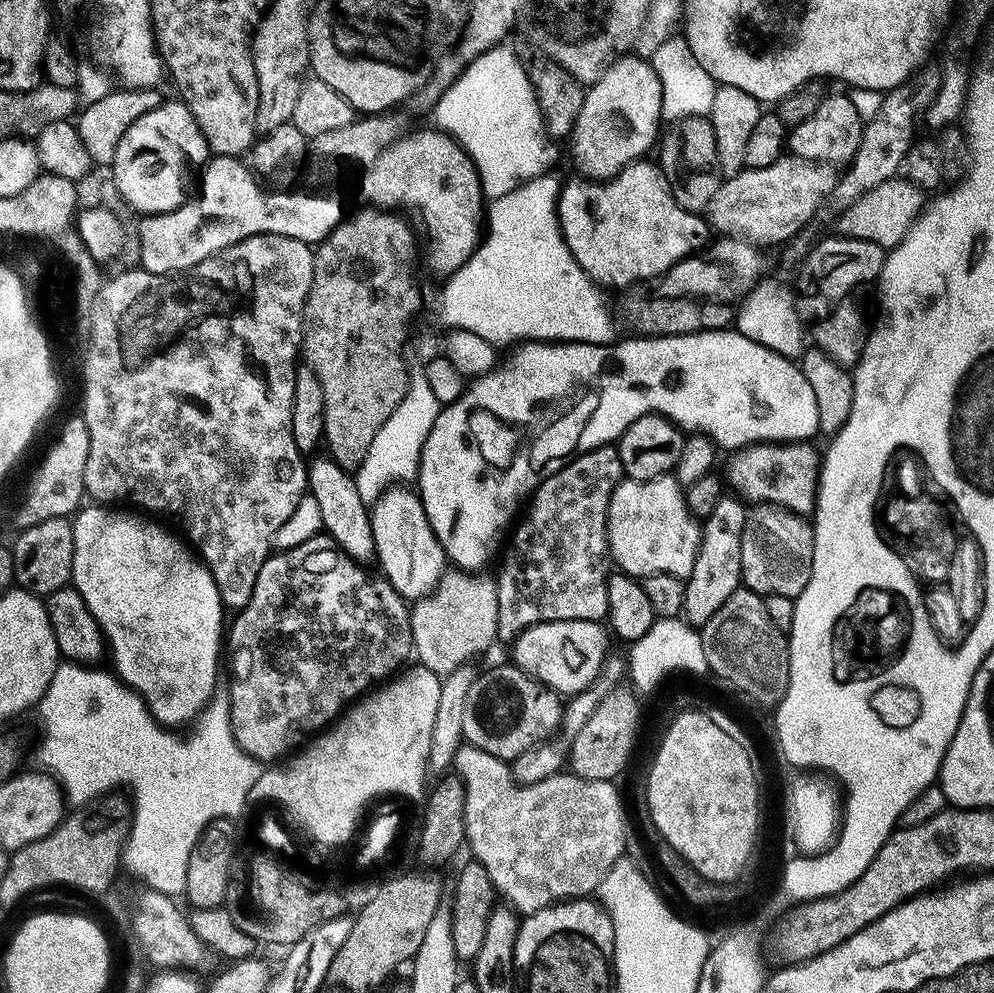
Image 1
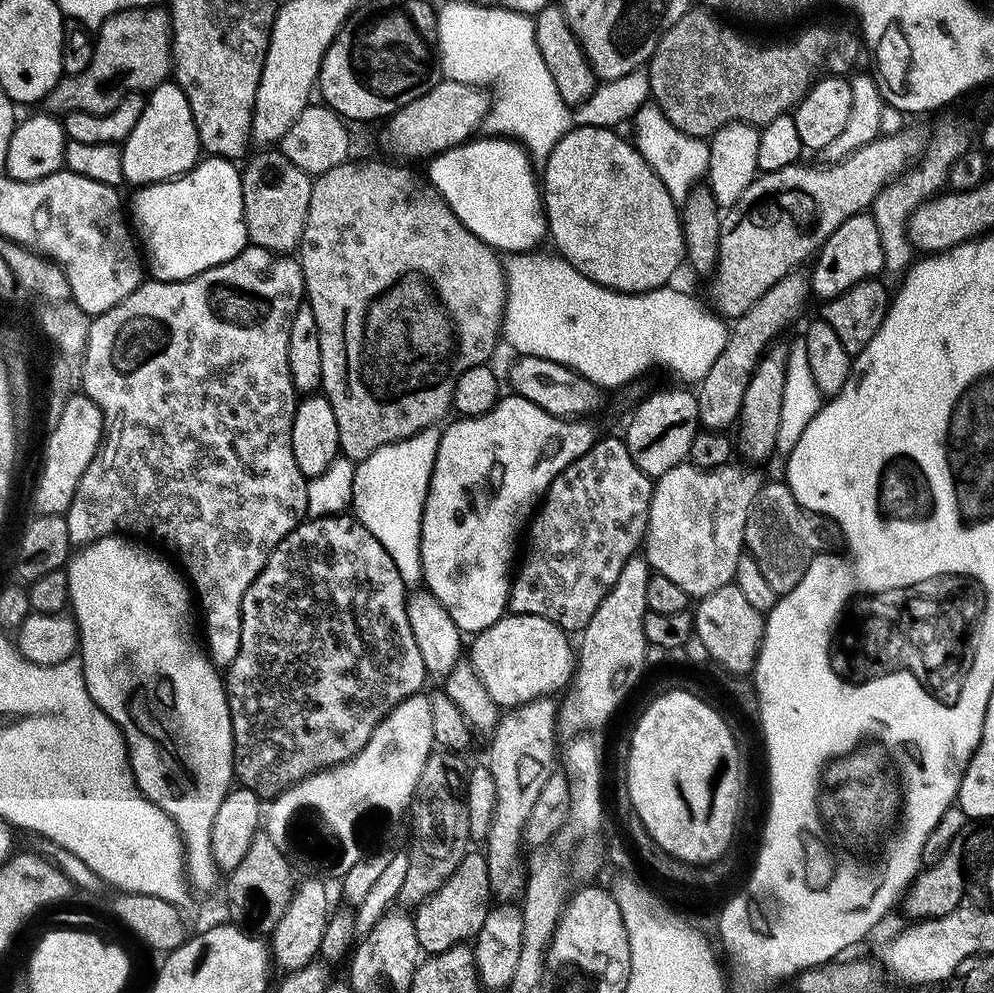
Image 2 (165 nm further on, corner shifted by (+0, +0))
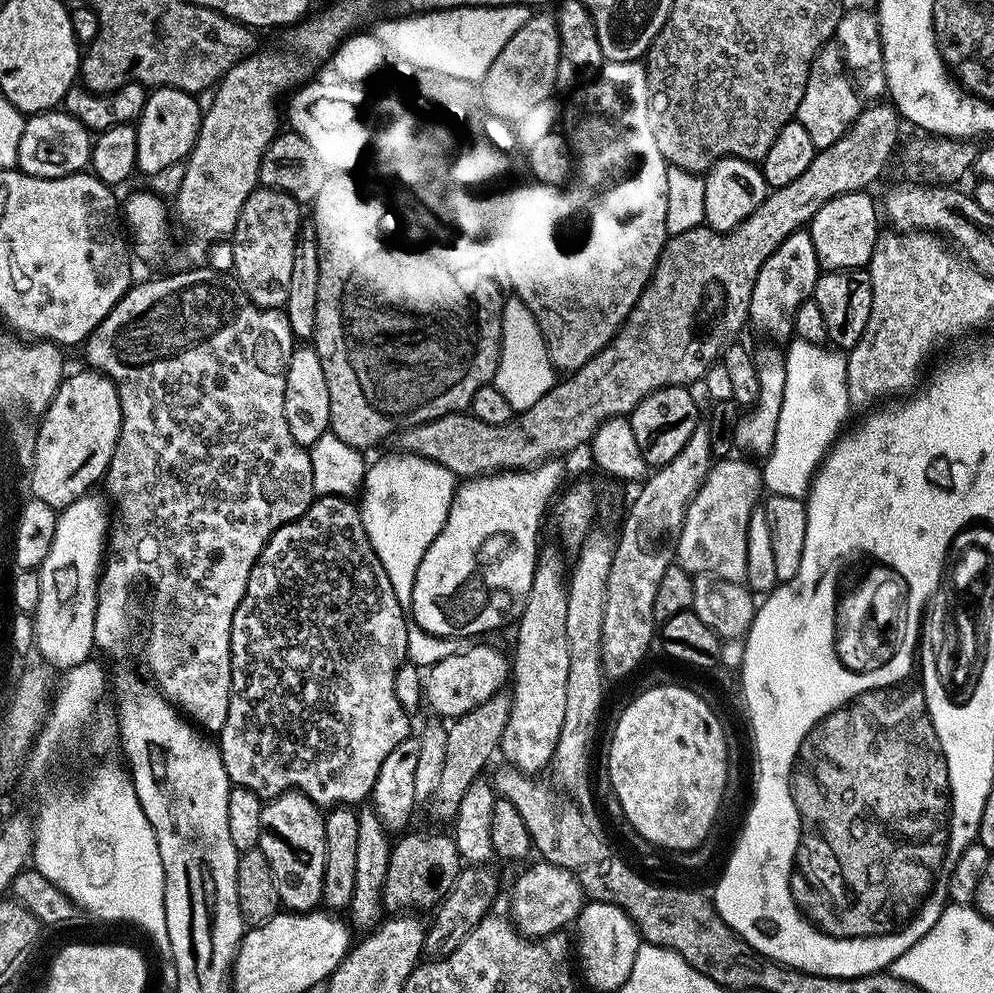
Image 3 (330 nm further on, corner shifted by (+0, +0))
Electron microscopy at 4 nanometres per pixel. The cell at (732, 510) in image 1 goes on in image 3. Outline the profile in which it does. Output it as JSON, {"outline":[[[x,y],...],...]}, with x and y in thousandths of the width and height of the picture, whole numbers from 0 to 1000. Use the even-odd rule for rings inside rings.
{"outline":[[[816,233],[800,234],[769,266],[769,271],[763,276],[763,284],[759,284],[759,296],[755,296],[755,312],[753,313],[756,329],[759,328],[767,337],[774,338],[777,341],[774,343],[796,343],[801,332],[801,313],[820,295],[821,285],[826,276],[827,271],[823,264],[823,256],[819,252]]]}

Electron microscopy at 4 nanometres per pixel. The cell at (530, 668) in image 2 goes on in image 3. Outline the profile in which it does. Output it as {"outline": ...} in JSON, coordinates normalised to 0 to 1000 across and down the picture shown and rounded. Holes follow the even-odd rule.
{"outline":[[[483,649],[480,653],[471,653],[468,657],[459,657],[456,661],[444,660],[434,673],[430,674],[431,686],[427,689],[427,705],[443,721],[458,723],[477,715],[489,703],[508,692],[513,681],[513,665],[499,653]]]}

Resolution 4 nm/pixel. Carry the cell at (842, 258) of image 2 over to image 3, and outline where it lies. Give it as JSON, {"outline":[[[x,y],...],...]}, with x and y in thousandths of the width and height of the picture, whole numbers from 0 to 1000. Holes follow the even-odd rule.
{"outline":[[[872,192],[852,193],[846,197],[835,199],[835,203],[831,203],[831,207],[827,207],[827,211],[823,211],[823,216],[819,216],[815,233],[817,243],[819,244],[819,252],[823,256],[823,264],[829,274],[847,274],[850,272],[869,272],[876,267],[877,258],[883,253],[881,245],[885,242],[885,222],[887,226],[887,213],[883,208],[883,201],[873,197]]]}

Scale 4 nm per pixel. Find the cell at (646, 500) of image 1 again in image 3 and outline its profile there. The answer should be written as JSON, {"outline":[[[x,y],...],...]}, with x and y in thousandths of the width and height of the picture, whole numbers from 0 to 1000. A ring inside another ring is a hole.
{"outline":[[[724,461],[692,508],[688,528],[680,542],[679,563],[691,576],[714,576],[731,584],[747,585],[751,578],[751,534],[757,513],[767,496],[767,475],[753,461]]]}

